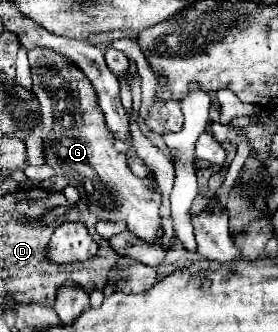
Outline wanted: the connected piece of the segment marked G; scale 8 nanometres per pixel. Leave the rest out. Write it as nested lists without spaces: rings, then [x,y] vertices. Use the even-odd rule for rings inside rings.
[[[49,49],[31,51],[29,65],[33,73],[33,93],[41,103],[41,137],[47,145],[45,161],[55,169],[55,177],[43,181],[41,187],[61,191],[63,187],[73,185],[97,219],[127,221],[133,235],[151,243],[157,241],[157,229],[161,227],[161,193],[149,189],[147,179],[135,177],[129,171],[125,155],[113,149],[113,135],[105,125],[105,117],[89,79],[81,75],[73,63]]]

